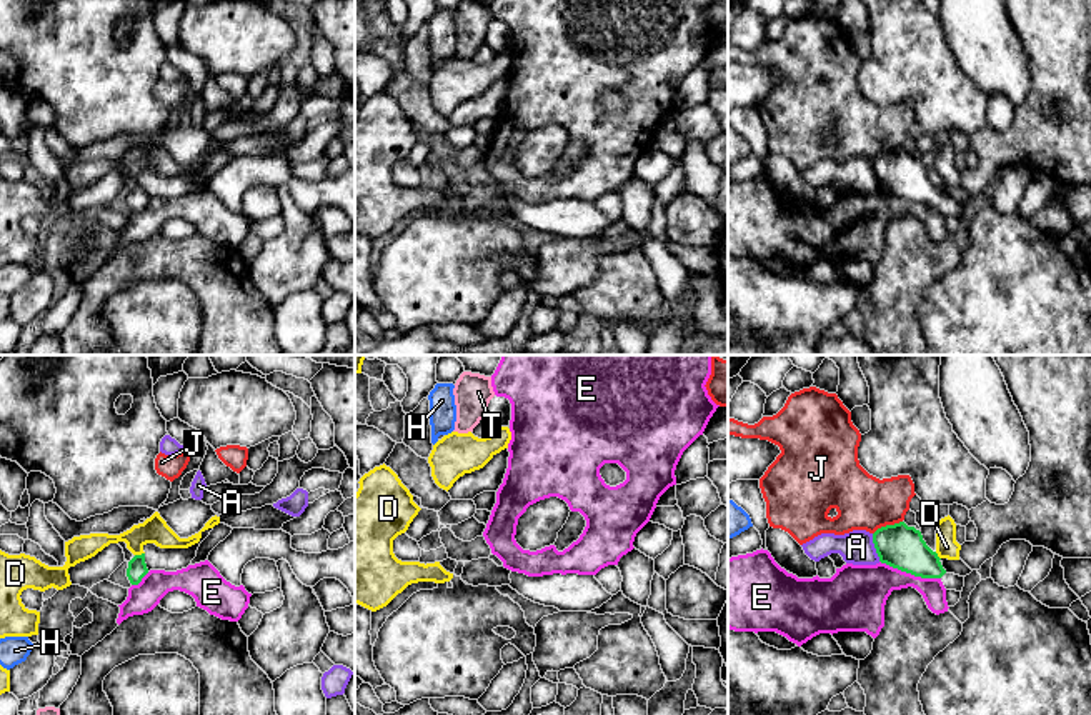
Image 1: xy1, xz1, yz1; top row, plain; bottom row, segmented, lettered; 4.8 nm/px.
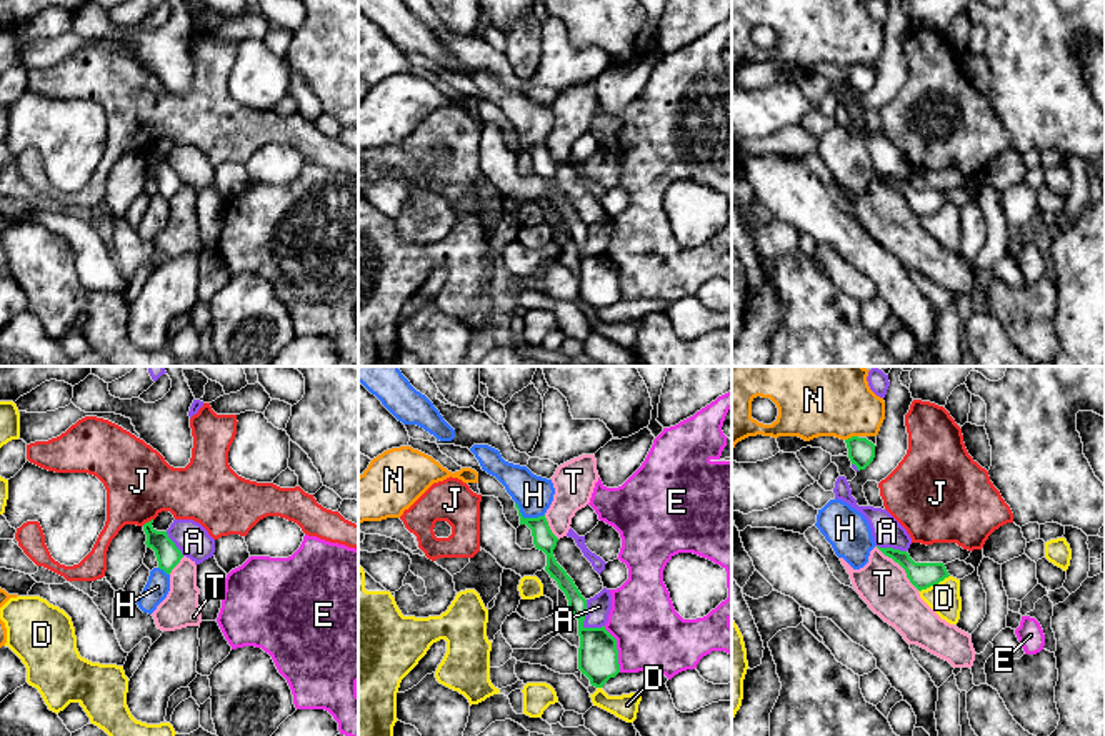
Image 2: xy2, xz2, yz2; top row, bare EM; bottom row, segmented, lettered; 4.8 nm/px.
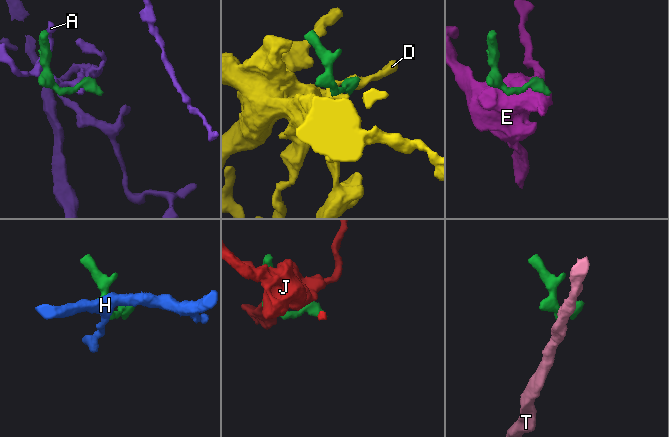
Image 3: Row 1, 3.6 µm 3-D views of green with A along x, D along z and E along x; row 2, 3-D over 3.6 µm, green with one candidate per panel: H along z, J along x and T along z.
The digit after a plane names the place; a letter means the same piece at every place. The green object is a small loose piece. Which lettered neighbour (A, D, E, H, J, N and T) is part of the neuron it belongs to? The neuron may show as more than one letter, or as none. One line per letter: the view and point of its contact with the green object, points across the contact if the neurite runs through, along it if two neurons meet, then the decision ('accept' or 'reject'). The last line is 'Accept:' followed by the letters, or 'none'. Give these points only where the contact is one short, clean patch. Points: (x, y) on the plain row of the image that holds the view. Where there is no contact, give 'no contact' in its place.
A: xz2 (582, 250) | reject
D: yz2 (934, 212) | along yz2 (949, 202), (919, 218) | reject
E: yz1 (910, 199) | along yz1 (880, 187), (915, 202), (940, 205) | reject
H: xz2 (527, 145) | reject
J: yz1 (886, 152) | reject
N: yz2 (852, 64) | reject
T: yz2 (900, 192) | along yz2 (875, 174), (890, 184), (919, 217) | reject
Accept: none

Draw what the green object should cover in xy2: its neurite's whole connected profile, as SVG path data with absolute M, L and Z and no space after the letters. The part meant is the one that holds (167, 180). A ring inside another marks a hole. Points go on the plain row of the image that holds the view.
M153 147L143 152L143 158L147 162L145 172L155 178L158 195L170 201L183 182L168 165L167 158L157 158L152 150Z

